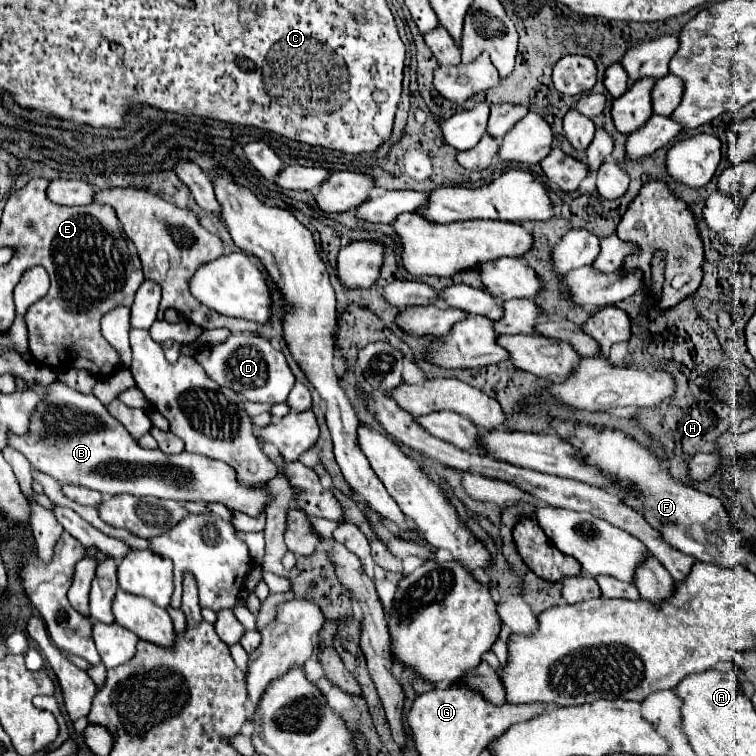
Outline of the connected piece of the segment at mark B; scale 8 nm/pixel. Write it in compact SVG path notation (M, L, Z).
M53 381L47 387L43 403L39 403L37 409L33 409L33 413L29 417L27 433L25 435L11 433L7 437L7 445L17 449L19 453L23 453L33 469L51 475L59 483L95 489L95 491L101 491L103 495L129 493L129 495L137 495L137 497L151 495L151 497L159 497L159 499L175 499L181 503L187 503L187 501L223 503L231 511L241 511L249 517L263 515L267 505L273 501L273 495L269 493L267 483L257 485L257 487L243 485L237 479L235 469L231 465L227 465L225 461L215 461L215 459L203 457L199 453L189 453L189 451L183 451L179 455L167 455L161 449L141 447L137 441L133 441L129 431L107 411L107 407L93 393L87 393L87 395L79 393L61 381Z

